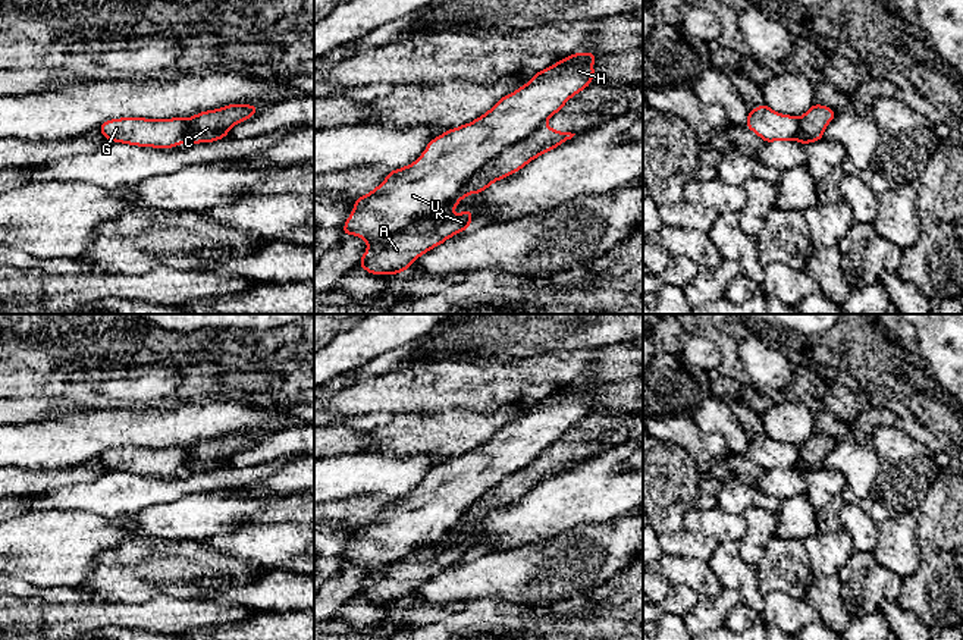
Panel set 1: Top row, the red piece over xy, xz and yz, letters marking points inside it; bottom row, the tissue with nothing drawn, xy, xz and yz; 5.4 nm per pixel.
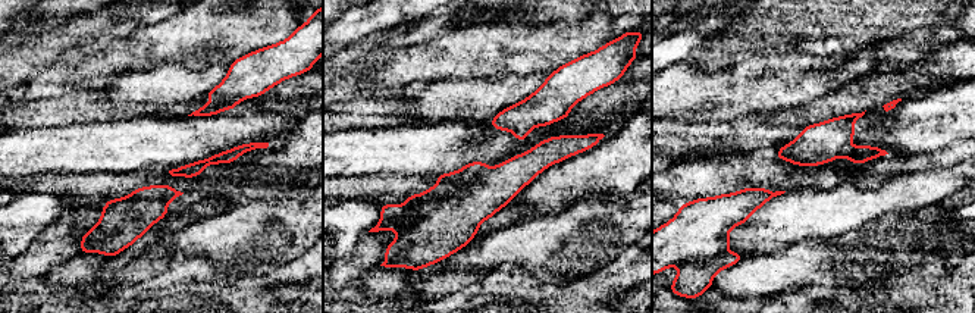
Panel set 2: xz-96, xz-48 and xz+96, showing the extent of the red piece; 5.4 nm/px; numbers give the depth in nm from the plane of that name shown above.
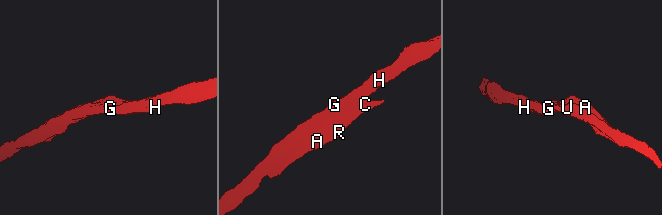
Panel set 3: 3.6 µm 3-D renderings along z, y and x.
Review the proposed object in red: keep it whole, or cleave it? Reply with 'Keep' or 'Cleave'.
Cleave

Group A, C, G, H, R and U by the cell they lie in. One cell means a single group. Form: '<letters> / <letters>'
A C R / G H U

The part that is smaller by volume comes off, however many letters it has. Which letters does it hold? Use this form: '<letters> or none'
A, C, R

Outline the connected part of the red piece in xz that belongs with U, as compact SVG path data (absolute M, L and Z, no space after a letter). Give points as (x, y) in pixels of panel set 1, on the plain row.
M575 382L502 426L471 452L432 468L424 481L354 530L344 565L361 565L368 575L405 558L414 548L432 545L505 476L515 473L550 445L595 405L596 382Z

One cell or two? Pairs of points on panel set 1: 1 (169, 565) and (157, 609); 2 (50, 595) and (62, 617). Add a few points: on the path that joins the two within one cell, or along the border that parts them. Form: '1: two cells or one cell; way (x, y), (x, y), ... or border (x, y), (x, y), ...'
1: two cells; border (195, 598), (157, 595), (143, 602), (128, 604)
2: two cells; border (21, 595), (43, 598), (52, 602), (90, 602)

